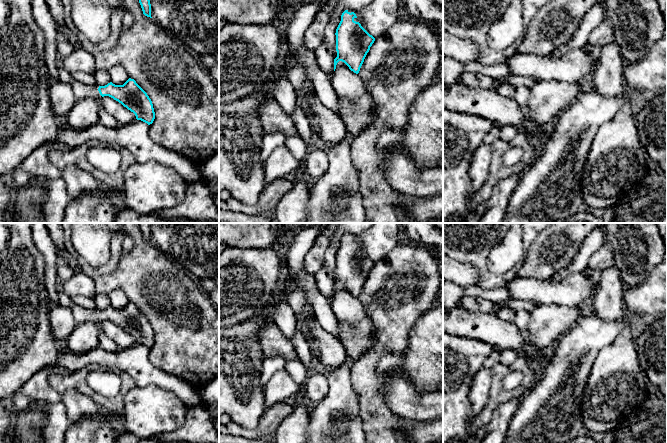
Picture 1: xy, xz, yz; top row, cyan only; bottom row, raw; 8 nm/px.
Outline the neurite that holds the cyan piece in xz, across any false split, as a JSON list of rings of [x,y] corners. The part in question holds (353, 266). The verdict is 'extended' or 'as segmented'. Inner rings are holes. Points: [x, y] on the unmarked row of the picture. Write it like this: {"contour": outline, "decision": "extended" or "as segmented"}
{"contour": [[[349,232],[342,237],[335,259],[337,281],[334,283],[334,295],[337,287],[342,285],[358,298],[375,262],[359,247],[356,233]]], "decision": "extended"}

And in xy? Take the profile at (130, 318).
{"contour": [[[58,286],[58,297],[58,304],[72,311],[76,325],[84,322],[100,324],[104,320],[109,320],[133,336],[137,344],[148,349],[153,347],[155,336],[152,325],[134,303],[129,302],[123,309],[115,309],[112,306],[105,310],[86,309],[76,305],[61,286]]], "decision": "extended"}

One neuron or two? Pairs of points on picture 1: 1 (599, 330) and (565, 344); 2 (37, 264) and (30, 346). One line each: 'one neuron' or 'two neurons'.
1: one neuron
2: one neuron

